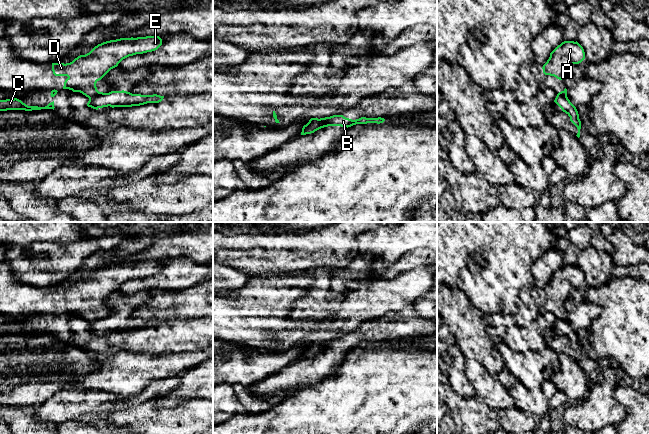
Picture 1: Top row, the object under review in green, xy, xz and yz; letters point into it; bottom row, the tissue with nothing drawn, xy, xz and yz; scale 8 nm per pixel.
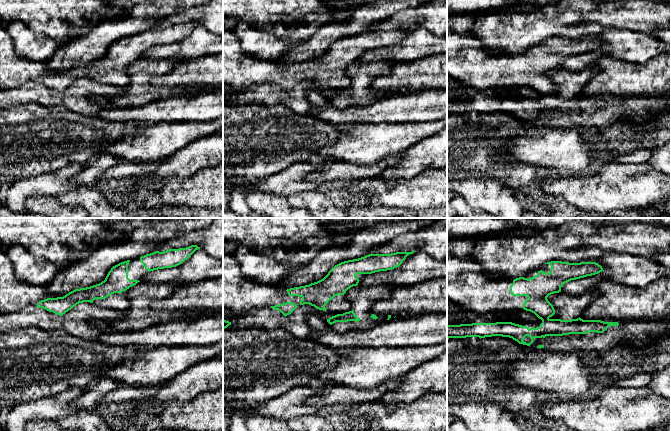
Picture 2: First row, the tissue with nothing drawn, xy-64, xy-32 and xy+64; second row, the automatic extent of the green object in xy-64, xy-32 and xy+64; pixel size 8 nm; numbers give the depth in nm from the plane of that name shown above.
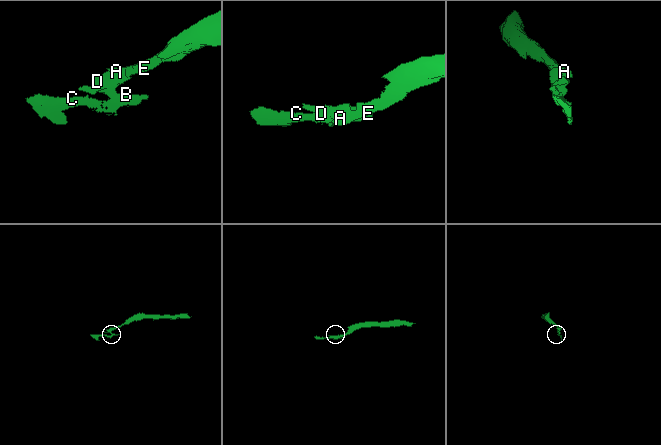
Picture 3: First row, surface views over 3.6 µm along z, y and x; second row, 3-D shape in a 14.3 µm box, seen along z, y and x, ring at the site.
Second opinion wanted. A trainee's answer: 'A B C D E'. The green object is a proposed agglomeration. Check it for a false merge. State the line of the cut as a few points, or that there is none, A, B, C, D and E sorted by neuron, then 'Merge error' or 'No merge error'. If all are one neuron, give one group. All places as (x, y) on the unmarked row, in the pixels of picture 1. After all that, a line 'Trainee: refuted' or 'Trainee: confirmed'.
Split along xy (105, 317), (89, 322). Groups: A D E / B C. Merge error
Trainee: refuted

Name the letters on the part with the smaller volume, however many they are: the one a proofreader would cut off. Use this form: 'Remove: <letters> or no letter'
Remove: B, C

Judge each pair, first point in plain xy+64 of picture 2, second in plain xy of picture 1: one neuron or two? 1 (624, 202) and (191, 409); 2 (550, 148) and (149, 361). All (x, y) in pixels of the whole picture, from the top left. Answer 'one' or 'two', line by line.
1: one
2: one

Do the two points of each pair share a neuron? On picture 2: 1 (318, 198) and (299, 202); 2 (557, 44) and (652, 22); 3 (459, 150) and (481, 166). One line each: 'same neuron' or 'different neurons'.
1: same neuron
2: different neurons
3: same neuron

